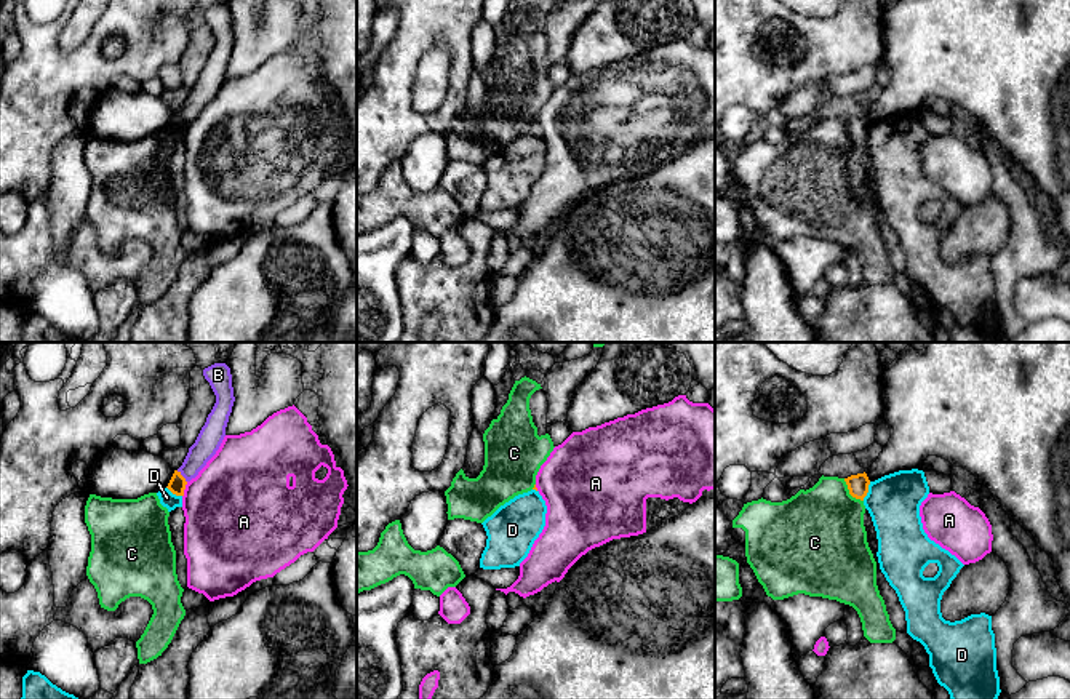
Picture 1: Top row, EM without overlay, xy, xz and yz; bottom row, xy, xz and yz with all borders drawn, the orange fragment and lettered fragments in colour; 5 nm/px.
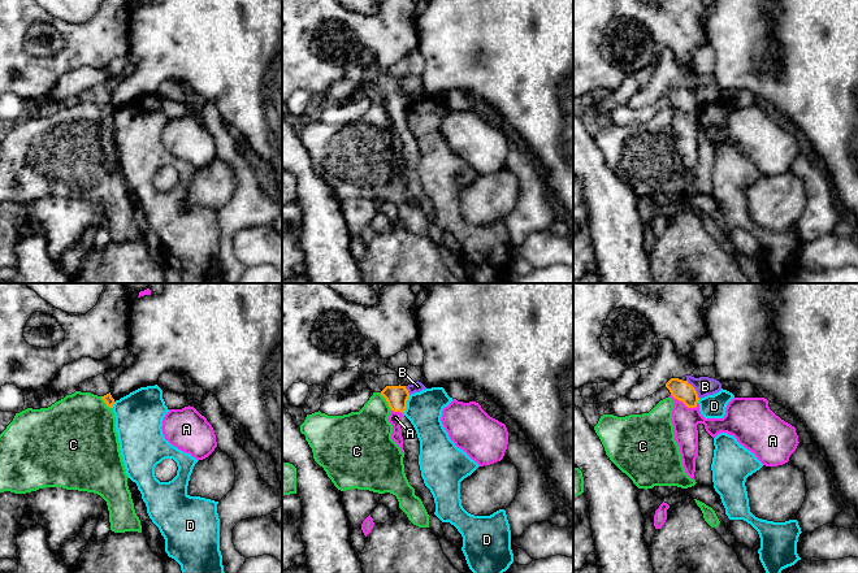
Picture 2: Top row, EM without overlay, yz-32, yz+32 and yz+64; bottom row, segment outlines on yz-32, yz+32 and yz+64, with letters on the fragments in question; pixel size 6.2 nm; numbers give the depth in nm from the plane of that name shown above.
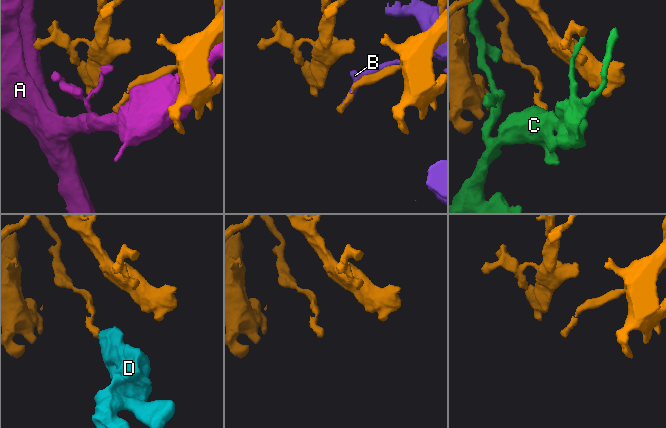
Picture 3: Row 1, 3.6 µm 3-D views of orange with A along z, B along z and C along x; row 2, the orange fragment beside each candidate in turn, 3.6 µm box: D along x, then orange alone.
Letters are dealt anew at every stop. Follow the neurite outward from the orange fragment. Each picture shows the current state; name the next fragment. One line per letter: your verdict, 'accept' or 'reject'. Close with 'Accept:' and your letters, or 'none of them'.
A: reject
B: reject
C: reject
D: reject
Accept: none of them

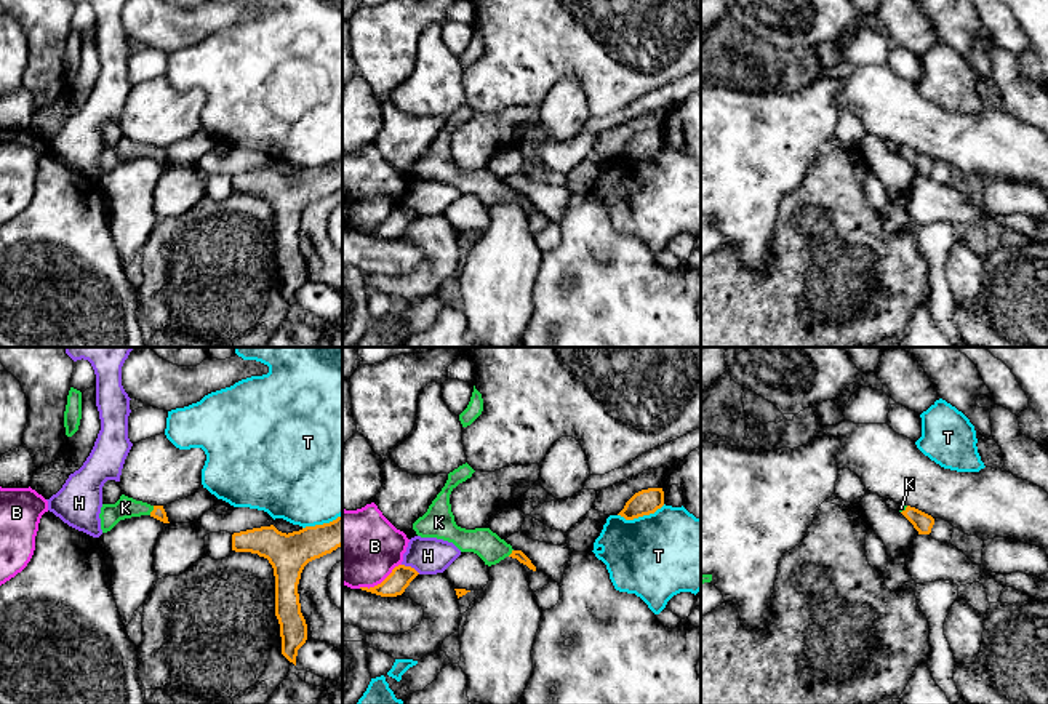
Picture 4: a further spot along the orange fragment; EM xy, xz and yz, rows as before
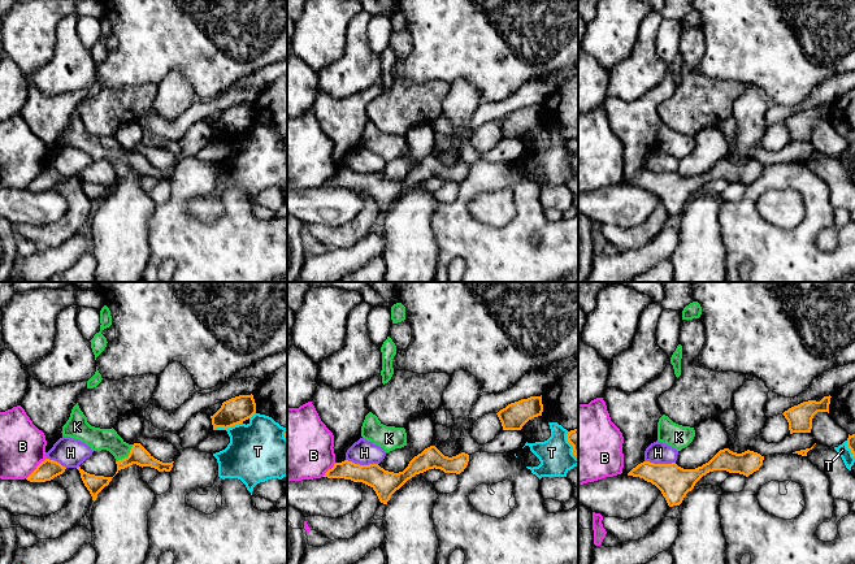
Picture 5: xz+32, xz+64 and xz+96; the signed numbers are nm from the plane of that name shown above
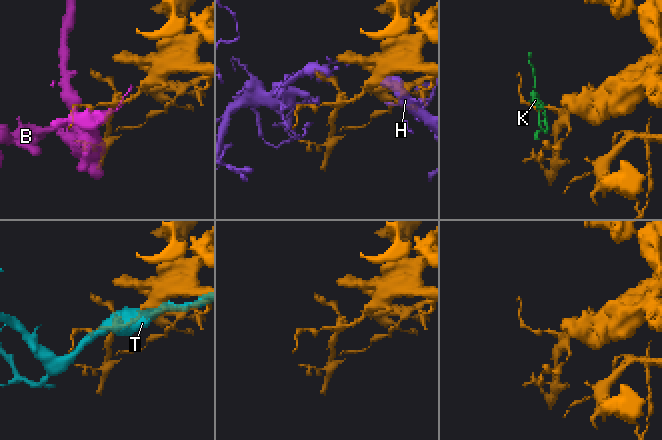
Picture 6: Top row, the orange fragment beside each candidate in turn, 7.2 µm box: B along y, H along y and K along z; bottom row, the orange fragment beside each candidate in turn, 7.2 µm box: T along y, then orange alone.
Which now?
B: reject
H: reject
K: accept
T: reject
Accept: K

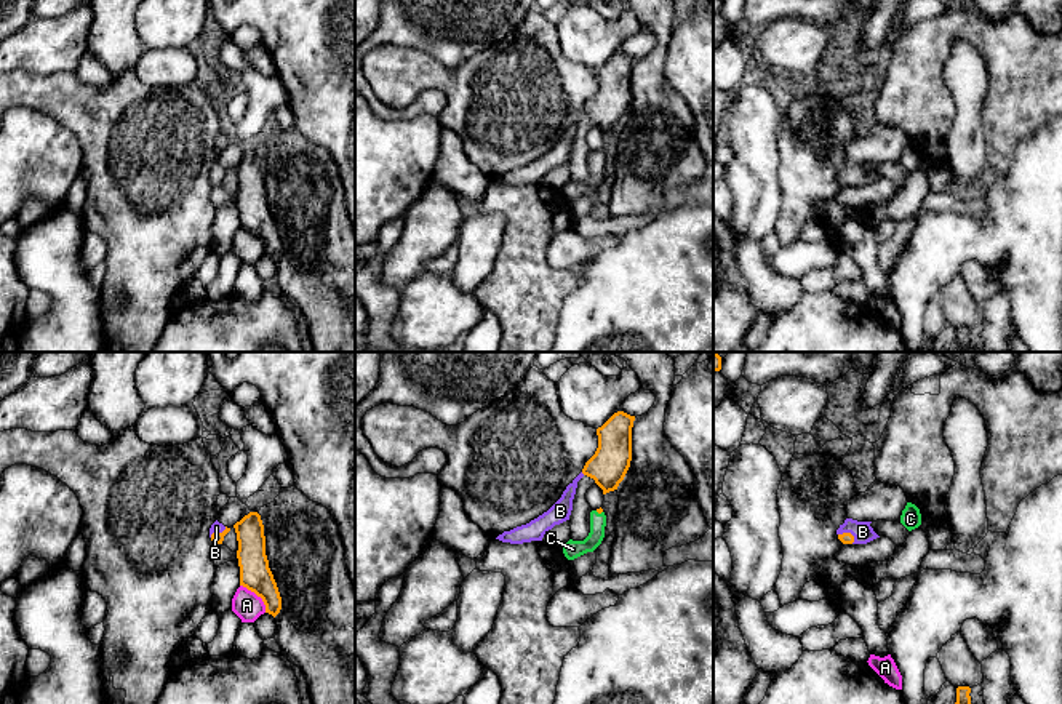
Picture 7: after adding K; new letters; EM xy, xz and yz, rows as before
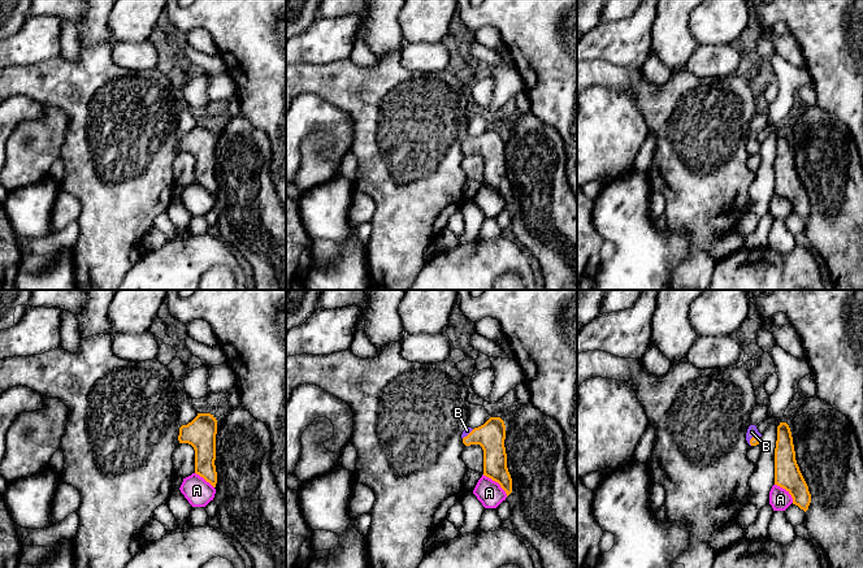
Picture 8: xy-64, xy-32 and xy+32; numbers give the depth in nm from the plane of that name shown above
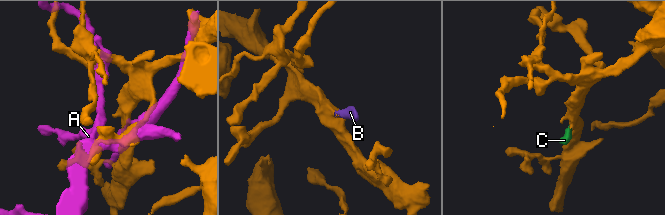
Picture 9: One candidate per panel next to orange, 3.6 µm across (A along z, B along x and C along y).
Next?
A: reject
B: accept
C: accept
Accept: B, C

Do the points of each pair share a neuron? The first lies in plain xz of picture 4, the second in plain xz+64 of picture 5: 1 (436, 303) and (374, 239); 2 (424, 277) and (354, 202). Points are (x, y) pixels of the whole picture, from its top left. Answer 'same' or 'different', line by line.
1: same
2: different

